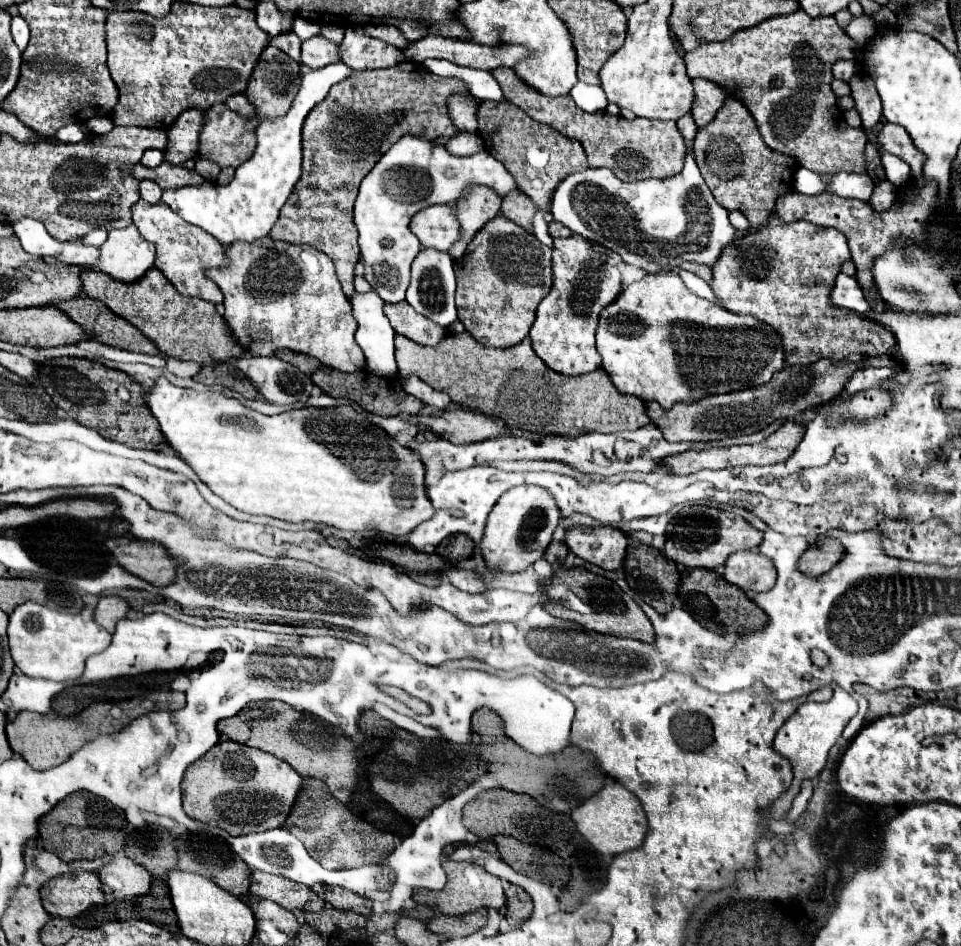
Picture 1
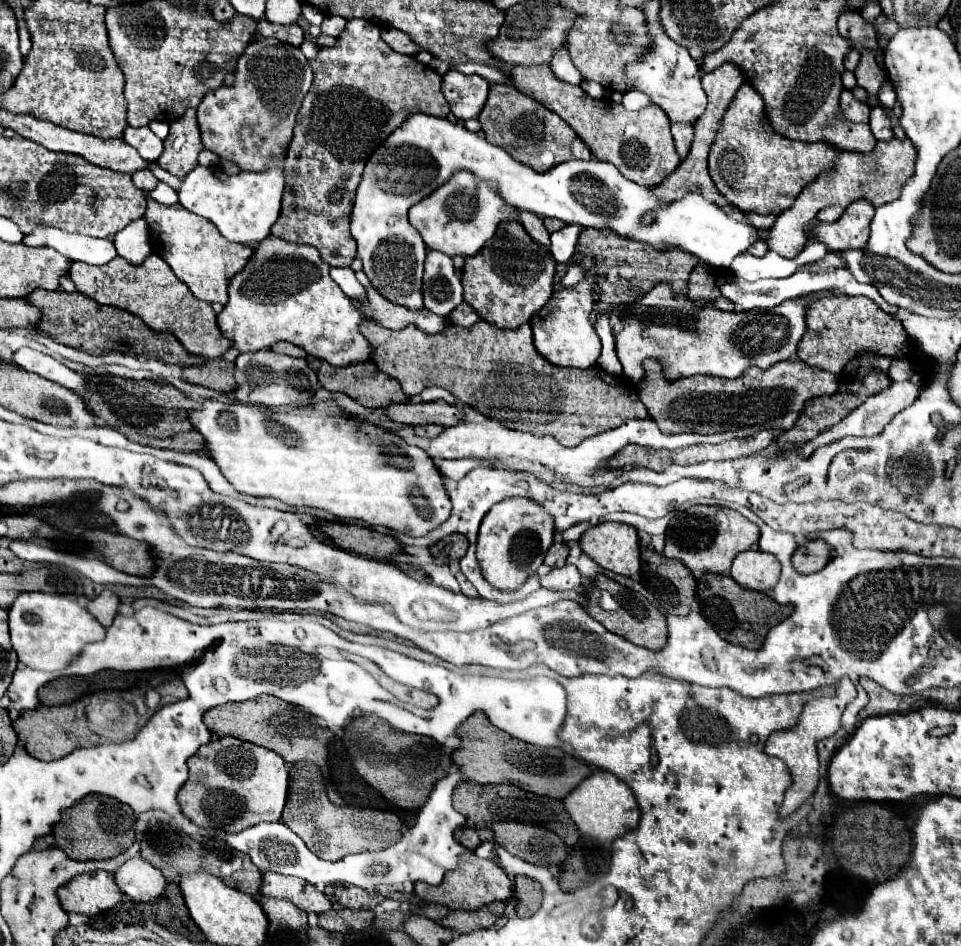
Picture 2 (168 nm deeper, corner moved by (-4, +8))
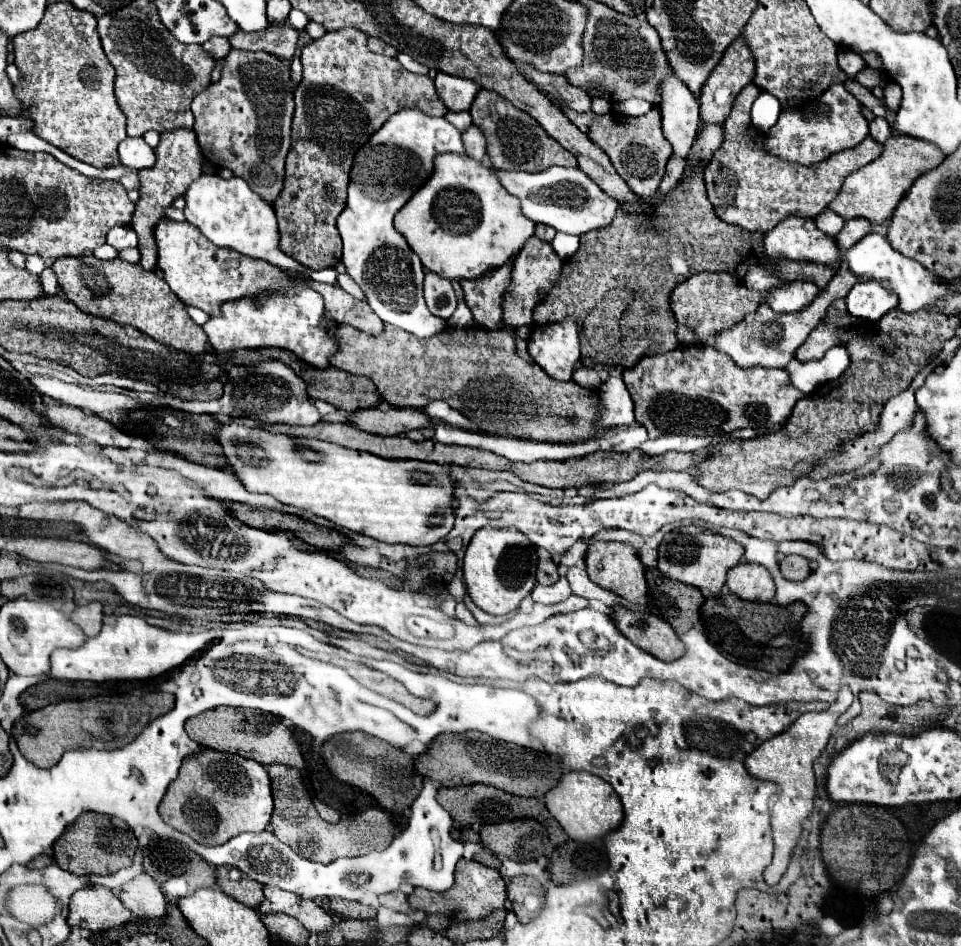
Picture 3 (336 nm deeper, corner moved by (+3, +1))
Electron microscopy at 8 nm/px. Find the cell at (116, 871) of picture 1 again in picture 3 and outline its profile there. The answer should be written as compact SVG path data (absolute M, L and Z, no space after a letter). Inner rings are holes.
M144 872L122 886L120 900L132 914L142 918L160 918L166 914L166 898L160 886Z

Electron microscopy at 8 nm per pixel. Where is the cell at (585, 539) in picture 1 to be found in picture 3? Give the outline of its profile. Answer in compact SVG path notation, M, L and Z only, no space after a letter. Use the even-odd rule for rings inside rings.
M594 542L588 548L588 554L586 554L586 568L588 568L588 576L594 584L626 598L628 602L640 602L648 592L646 578L644 578L644 564L640 562L636 552L628 544L622 544L622 542Z

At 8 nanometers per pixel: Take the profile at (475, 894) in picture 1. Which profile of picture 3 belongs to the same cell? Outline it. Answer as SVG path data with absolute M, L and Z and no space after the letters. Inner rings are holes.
M458 860L456 864L456 880L454 886L446 892L430 892L426 888L416 888L410 894L410 906L416 910L424 910L426 914L446 914L452 916L456 922L464 920L480 920L492 914L506 904L506 884L498 870L488 868L474 860Z

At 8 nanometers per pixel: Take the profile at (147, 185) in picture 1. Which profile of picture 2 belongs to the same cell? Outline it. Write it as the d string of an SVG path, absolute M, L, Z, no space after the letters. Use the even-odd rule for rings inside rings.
M143 169L143 171L133 173L133 183L135 183L139 189L143 189L145 193L149 193L149 191L155 189L155 185L159 183L159 179L157 179L149 169Z

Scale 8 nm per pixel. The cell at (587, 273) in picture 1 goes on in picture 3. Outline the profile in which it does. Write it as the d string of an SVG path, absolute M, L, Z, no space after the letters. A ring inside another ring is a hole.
M568 318L552 326L532 326L528 352L550 378L572 380L580 360L580 340L574 320Z

